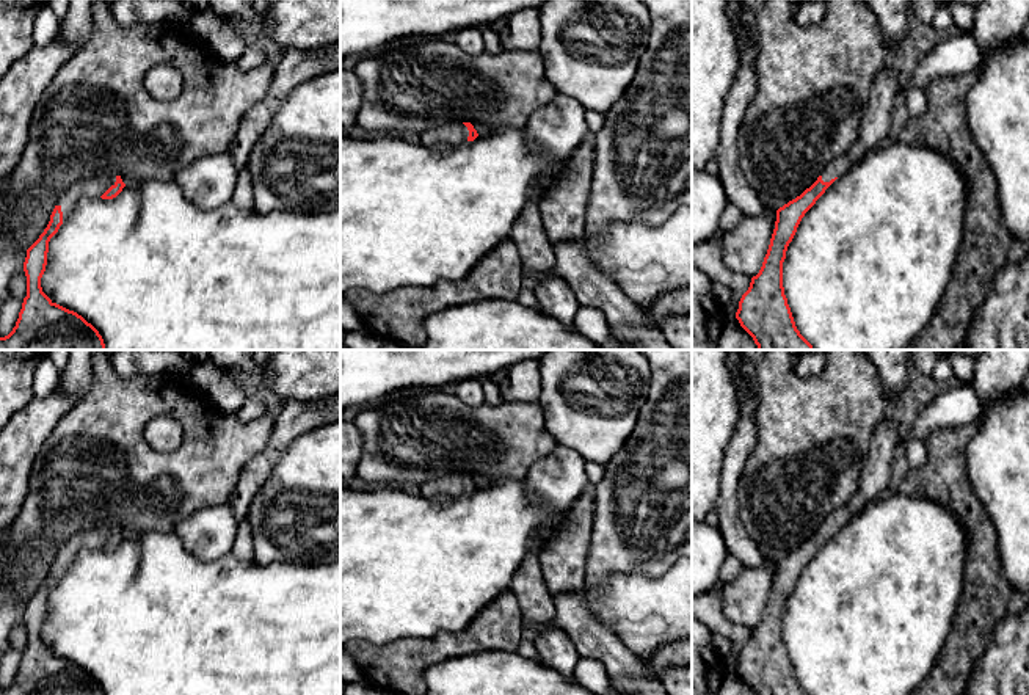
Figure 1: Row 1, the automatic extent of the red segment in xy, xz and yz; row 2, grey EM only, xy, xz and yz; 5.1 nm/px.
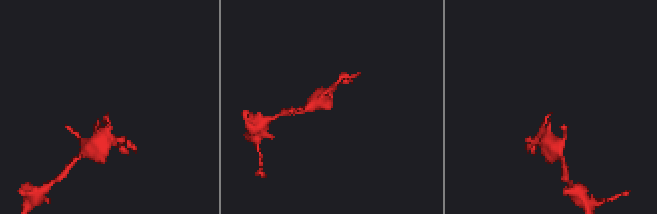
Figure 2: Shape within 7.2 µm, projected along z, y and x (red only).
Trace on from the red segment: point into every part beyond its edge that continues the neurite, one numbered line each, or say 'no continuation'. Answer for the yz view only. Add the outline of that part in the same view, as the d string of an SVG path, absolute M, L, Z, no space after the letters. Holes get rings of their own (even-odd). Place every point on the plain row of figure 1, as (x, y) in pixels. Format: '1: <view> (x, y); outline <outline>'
1: yz (876, 476); outline M891 413L878 422L869 446L869 455L861 472L861 482L849 502L833 511L822 524L822 532L830 533L839 529L845 521L861 511L867 504L882 497L891 480L891 464L899 449L897 422Z

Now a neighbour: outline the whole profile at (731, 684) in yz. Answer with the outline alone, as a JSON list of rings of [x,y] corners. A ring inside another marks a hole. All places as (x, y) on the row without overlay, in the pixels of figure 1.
[[[728,665],[720,682],[718,695],[754,695],[753,689],[740,678],[736,665]]]

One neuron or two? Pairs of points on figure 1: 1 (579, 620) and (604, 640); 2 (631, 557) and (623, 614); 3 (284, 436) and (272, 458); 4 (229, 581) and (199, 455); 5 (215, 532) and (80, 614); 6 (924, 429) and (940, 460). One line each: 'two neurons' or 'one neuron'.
1: one neuron
2: two neurons
3: one neuron
4: two neurons
5: two neurons
6: two neurons

